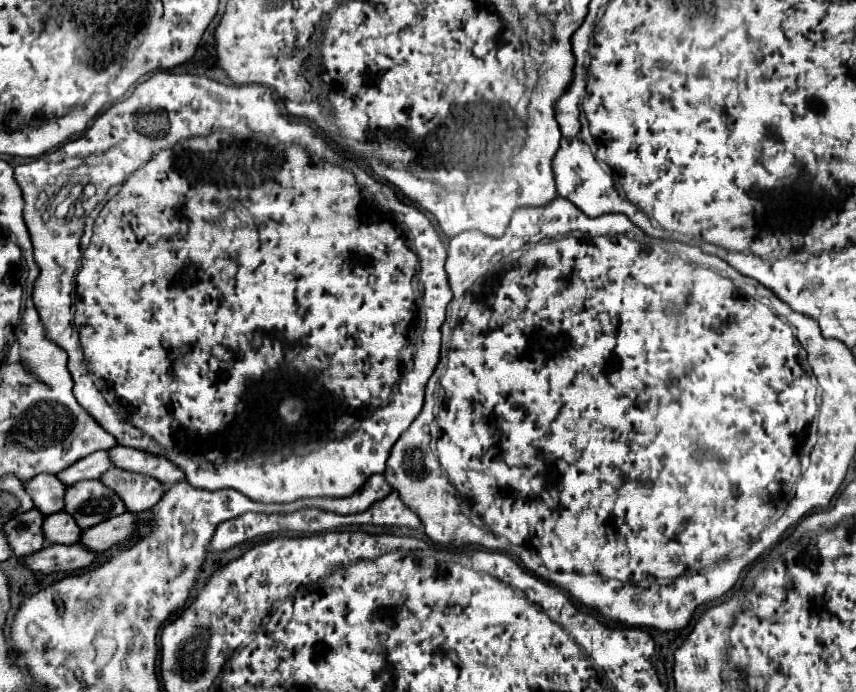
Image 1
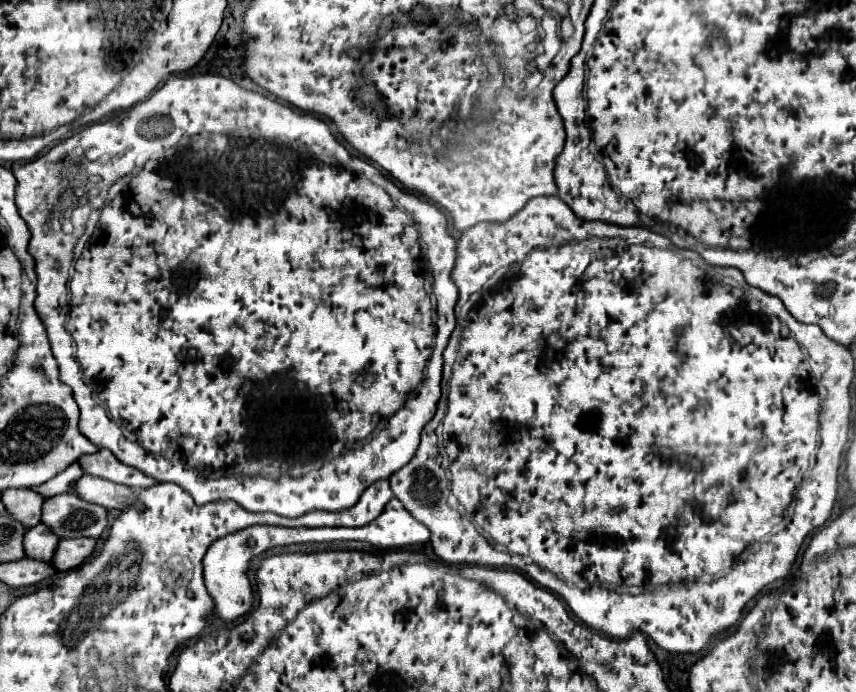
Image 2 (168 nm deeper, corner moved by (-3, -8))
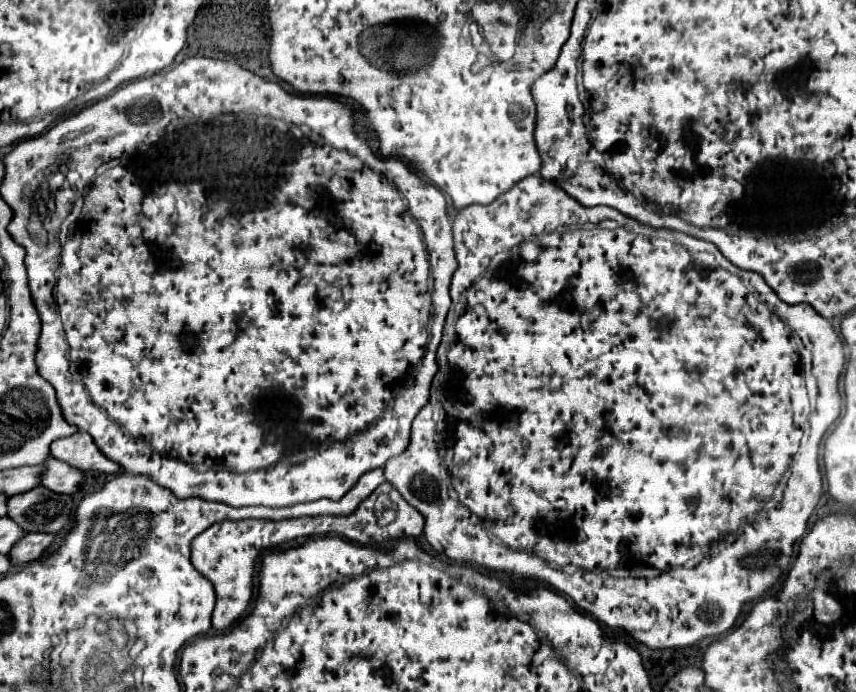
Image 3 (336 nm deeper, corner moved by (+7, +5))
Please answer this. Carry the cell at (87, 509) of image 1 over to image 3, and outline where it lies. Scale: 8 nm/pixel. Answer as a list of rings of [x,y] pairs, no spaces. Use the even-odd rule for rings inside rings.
[[[40,485],[8,499],[8,515],[28,533],[58,533],[70,527],[74,509],[70,495],[60,495]]]

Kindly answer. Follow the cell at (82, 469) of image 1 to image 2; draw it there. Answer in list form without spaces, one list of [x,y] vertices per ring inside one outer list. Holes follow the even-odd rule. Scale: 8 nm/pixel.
[[[78,462],[70,464],[64,472],[60,472],[58,476],[54,476],[52,480],[48,480],[46,484],[42,486],[36,486],[34,492],[38,492],[40,496],[44,498],[50,498],[50,496],[56,496],[56,494],[62,494],[62,492],[68,492],[74,488],[74,480],[78,480],[78,476],[82,476],[82,468]]]

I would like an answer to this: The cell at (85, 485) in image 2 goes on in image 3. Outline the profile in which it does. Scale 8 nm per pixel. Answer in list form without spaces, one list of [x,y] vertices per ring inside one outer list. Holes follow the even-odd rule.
[[[54,457],[46,459],[46,471],[42,475],[42,487],[56,491],[56,493],[66,493],[72,495],[76,491],[80,491],[80,487],[84,485],[86,477],[80,469],[74,469],[72,465],[58,461]]]

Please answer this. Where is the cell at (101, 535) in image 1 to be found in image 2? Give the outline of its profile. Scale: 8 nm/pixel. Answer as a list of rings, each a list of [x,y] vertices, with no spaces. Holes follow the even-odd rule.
[[[78,538],[78,540],[60,540],[56,546],[56,552],[50,560],[54,570],[68,572],[72,568],[78,568],[94,550],[96,538]]]

